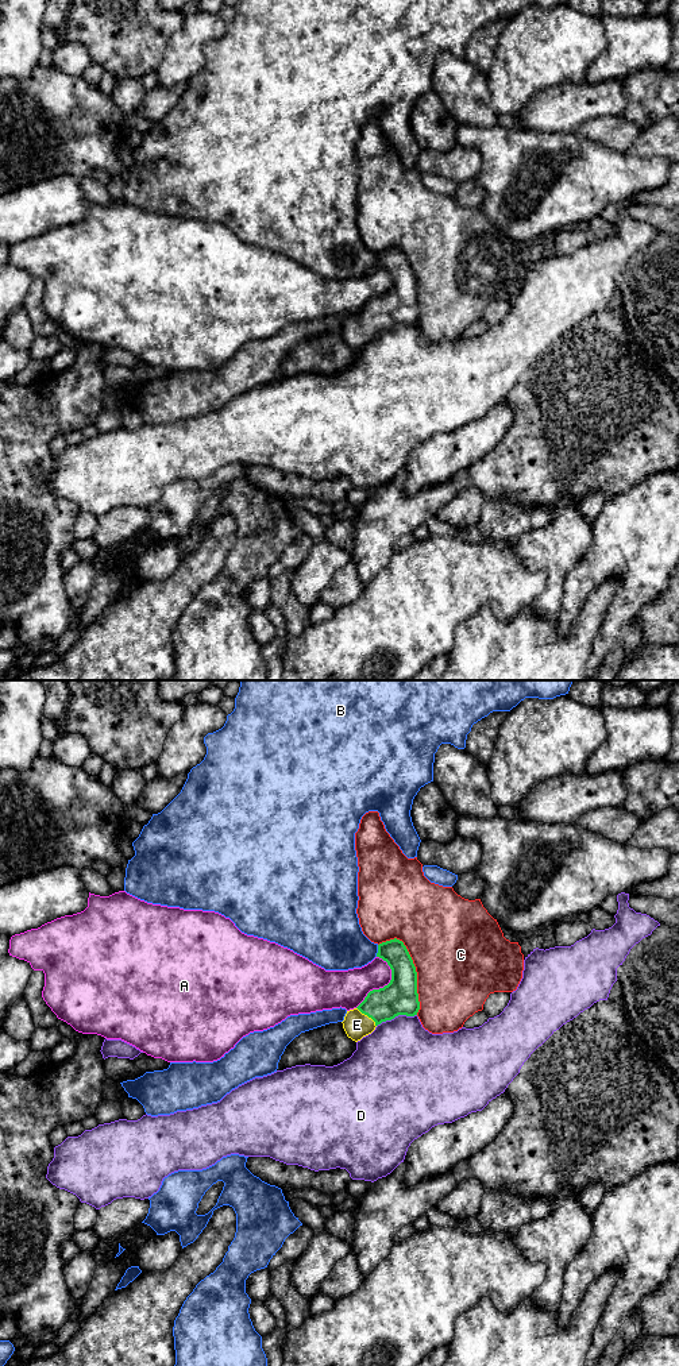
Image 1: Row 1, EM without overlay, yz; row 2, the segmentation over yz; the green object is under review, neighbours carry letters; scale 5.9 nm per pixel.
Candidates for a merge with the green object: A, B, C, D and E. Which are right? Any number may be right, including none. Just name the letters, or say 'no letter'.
E

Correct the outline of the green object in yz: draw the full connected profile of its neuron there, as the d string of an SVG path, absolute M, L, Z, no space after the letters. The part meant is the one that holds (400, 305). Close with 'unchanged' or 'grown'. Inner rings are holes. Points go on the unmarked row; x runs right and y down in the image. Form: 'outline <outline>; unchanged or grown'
outline M394 247L379 252L377 266L390 275L391 289L383 297L370 300L356 317L347 320L343 337L355 351L382 331L398 324L414 325L420 319L417 281L404 251Z; grown

